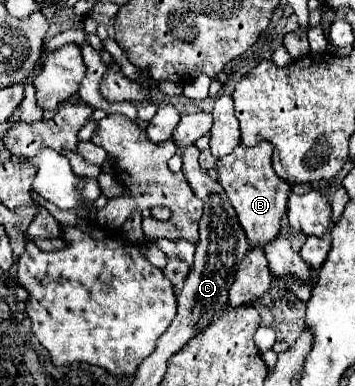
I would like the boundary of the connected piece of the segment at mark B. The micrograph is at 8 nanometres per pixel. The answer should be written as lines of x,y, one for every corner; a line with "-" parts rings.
258,143
256,147
238,145
230,155
218,159
216,171
218,171
218,183
226,189
226,195
236,209
238,221
242,229
246,231
246,237
252,247
262,247
264,243
272,241
280,231
280,219
286,215
286,199
290,197
290,185
278,175
274,175
272,169
272,143

